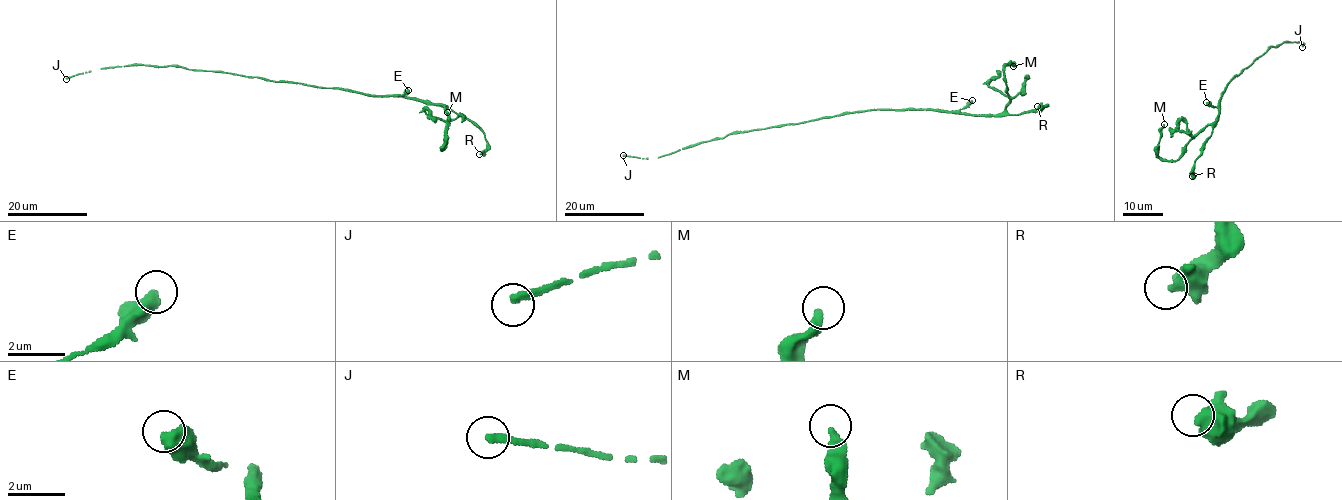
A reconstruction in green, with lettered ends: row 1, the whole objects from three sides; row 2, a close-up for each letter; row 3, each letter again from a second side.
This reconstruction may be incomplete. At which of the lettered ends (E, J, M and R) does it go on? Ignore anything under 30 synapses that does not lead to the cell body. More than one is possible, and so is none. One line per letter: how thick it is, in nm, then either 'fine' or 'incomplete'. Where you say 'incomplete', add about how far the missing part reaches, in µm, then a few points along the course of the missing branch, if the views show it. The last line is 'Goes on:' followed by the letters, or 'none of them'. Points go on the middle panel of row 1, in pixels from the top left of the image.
E: calibre 600 nm; fine
J: calibre 280 nm; incomplete; missing 200 µm
M: calibre 360 nm; fine
R: calibre 600 nm; fine
Goes on: J

